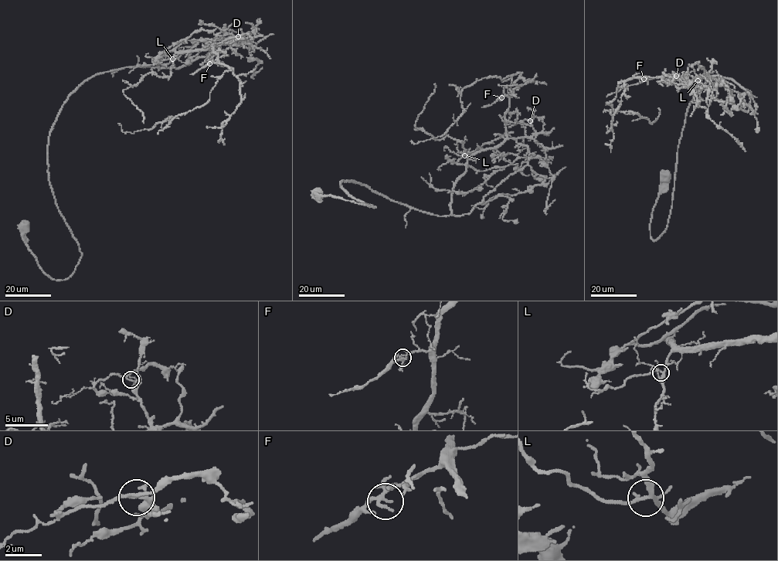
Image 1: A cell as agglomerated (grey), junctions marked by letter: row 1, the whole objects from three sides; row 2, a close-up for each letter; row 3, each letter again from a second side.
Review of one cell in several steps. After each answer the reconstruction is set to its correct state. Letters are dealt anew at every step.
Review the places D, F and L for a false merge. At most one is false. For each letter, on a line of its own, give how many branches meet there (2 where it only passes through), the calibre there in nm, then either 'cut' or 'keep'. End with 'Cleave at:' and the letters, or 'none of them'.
D: branches 4; calibre 150 nm; keep
F: branches 4; calibre 190 nm; keep
L: branches 4; calibre 190 nm; keep
Cleave at: none of them

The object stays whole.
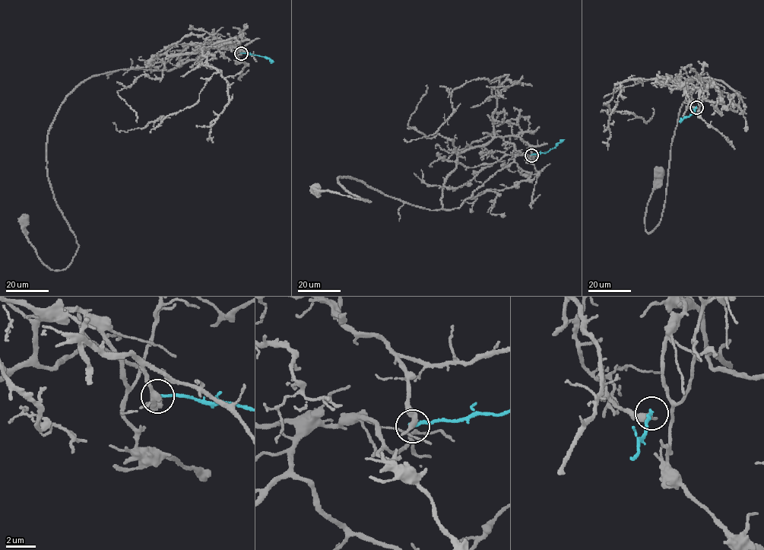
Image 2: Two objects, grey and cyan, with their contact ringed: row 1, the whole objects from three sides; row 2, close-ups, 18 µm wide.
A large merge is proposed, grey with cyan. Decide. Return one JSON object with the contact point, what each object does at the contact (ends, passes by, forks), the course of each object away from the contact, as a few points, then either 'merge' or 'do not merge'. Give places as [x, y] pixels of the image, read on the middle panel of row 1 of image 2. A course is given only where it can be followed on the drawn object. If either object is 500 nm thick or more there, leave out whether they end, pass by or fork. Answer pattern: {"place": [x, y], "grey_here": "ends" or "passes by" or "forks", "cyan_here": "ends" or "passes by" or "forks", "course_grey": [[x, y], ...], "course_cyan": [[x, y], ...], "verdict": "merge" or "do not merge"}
{"place": [531, 155], "grey_here": "ends", "cyan_here": "ends", "course_grey": [[531, 155], [508, 136], [461, 151], [440, 209], [349, 176], [337, 183], [370, 201], [315, 187]], "course_cyan": [[531, 155], [548, 152], [564, 139]], "verdict": "do not merge"}

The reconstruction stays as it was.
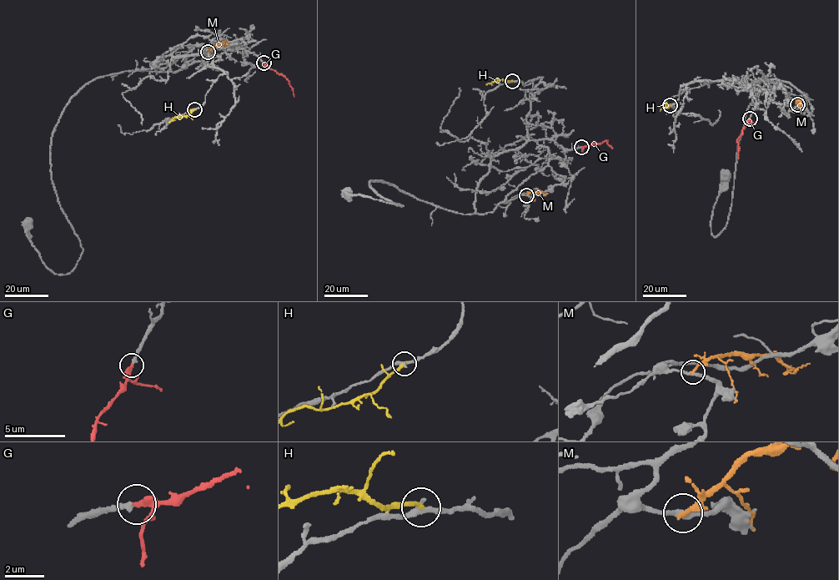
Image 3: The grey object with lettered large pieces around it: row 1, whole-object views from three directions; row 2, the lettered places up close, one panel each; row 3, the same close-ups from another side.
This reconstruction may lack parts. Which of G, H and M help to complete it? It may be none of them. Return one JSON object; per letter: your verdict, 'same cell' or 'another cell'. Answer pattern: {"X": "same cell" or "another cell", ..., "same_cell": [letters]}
{"G": "same cell", "H": "another cell", "M": "another cell", "same_cell": ["G"]}

